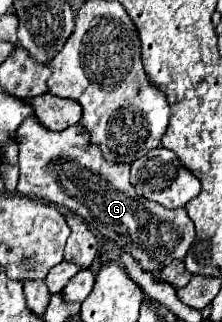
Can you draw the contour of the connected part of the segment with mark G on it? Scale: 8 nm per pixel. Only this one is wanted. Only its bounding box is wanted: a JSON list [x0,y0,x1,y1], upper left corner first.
[18,116,194,274]

